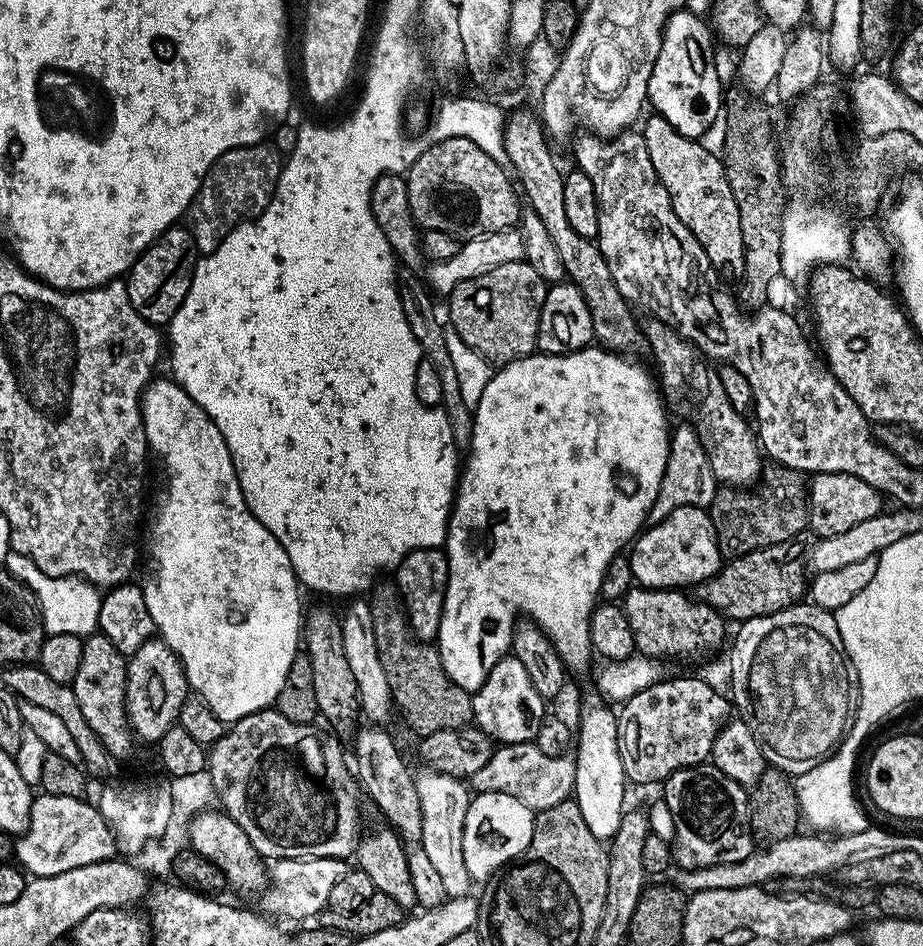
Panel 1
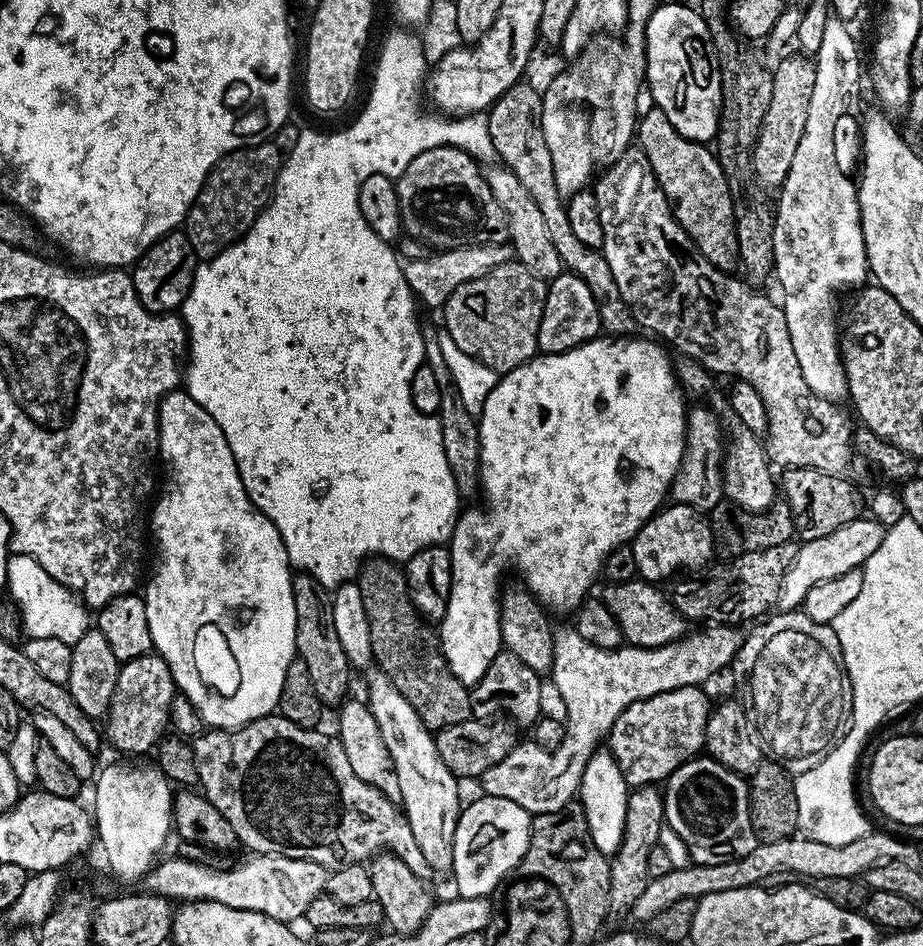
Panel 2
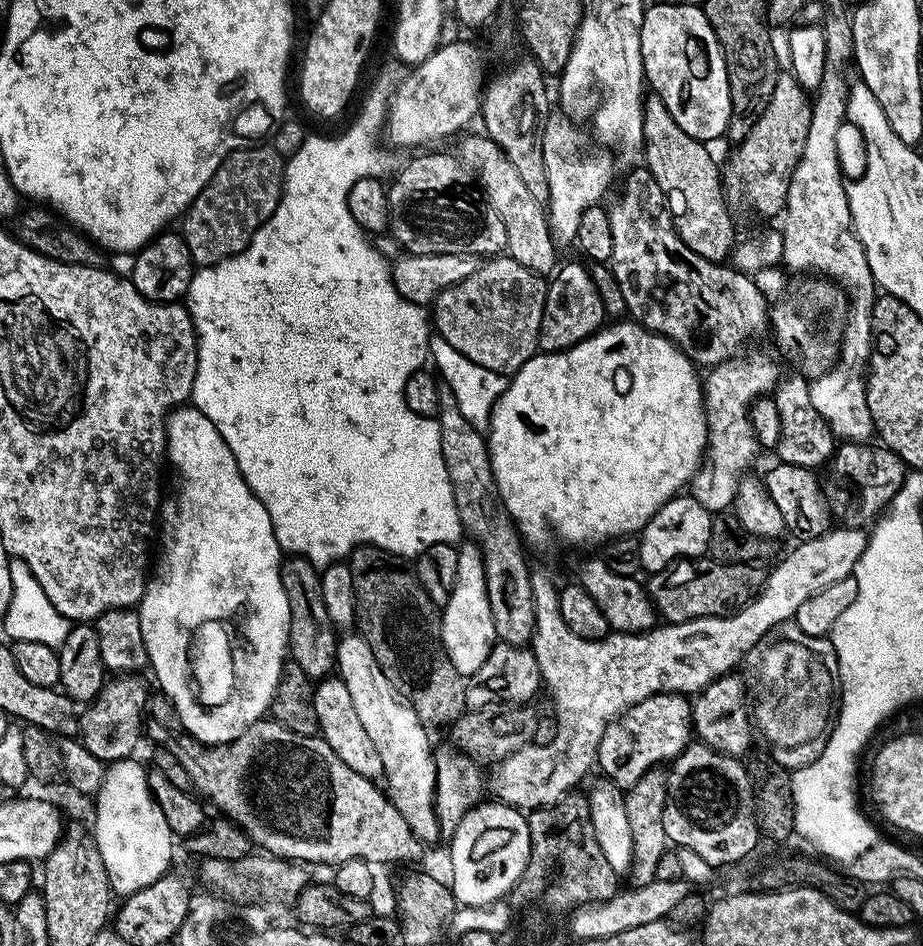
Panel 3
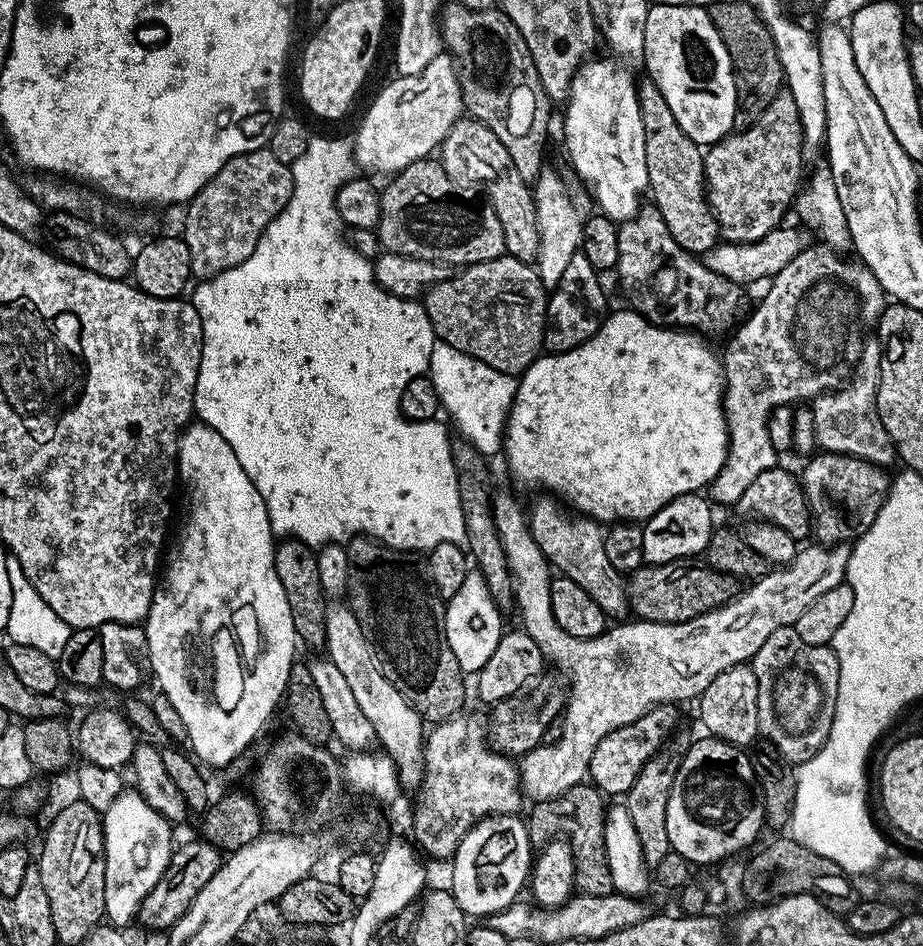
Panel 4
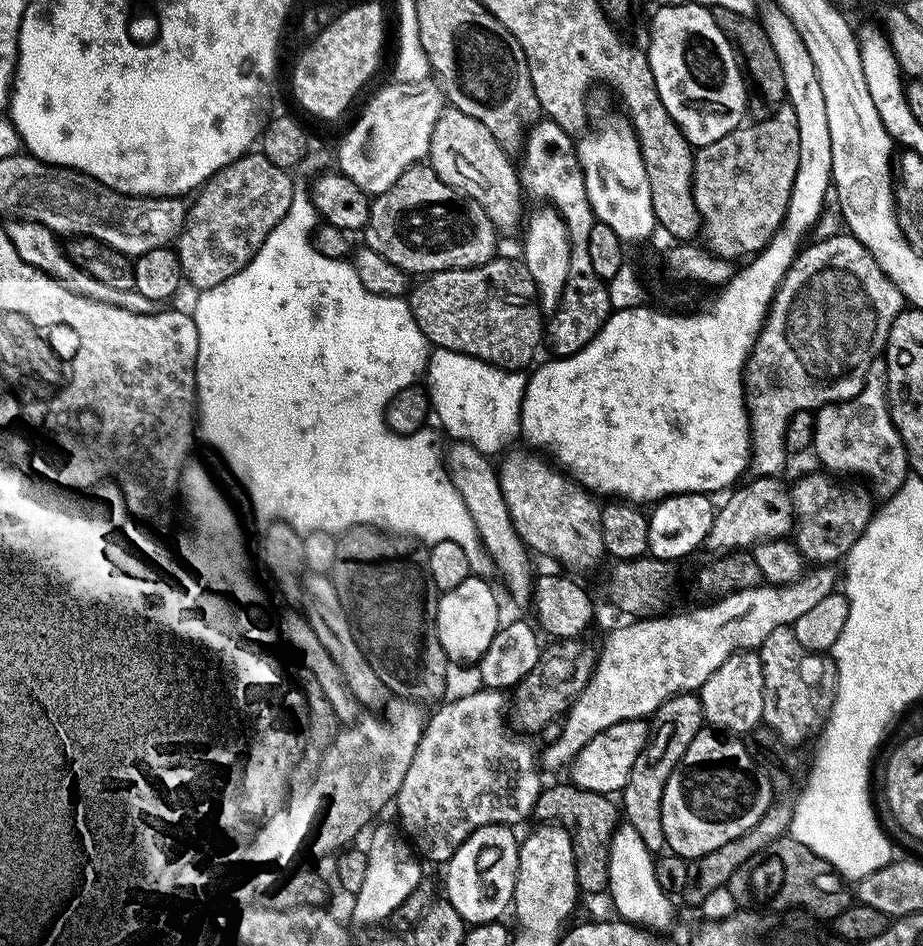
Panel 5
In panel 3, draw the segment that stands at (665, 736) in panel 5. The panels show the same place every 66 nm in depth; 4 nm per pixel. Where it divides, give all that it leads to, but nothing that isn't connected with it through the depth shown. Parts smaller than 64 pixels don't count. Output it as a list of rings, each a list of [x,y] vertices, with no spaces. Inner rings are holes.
[[[657,766],[646,770],[634,786],[624,792],[626,802],[626,819],[630,825],[630,842],[632,843],[632,864],[627,870],[627,882],[633,888],[641,888],[656,879],[658,861],[662,854],[669,851],[670,841],[666,834],[666,798],[668,797],[668,772]]]

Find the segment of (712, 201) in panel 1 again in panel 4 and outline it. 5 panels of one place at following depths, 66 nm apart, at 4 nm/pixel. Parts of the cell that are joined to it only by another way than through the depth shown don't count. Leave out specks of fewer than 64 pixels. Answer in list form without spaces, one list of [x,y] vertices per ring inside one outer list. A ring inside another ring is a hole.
[[[641,79],[638,84],[642,126],[646,130],[648,155],[648,186],[651,203],[662,214],[674,242],[693,254],[703,254],[721,239],[720,227],[704,190],[704,157],[701,145],[694,143],[678,126],[662,90],[652,80]]]

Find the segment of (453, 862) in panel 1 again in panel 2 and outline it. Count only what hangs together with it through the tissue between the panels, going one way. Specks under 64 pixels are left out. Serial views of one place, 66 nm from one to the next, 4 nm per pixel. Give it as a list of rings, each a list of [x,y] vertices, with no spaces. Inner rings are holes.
[[[373,671],[368,680],[368,709],[374,714],[374,722],[378,722],[378,730],[382,732],[382,742],[386,742],[386,750],[390,750],[390,758],[394,762],[394,770],[398,774],[400,787],[399,803],[404,816],[408,819],[411,833],[432,867],[433,873],[451,873],[454,858],[454,830],[458,826],[458,818],[462,811],[458,777],[438,758],[436,741],[433,733],[418,718],[414,706],[398,694],[394,682],[382,671]]]

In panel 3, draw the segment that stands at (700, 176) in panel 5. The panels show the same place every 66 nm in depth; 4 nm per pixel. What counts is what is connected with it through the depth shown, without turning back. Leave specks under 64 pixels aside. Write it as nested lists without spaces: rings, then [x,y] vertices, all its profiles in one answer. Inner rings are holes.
[[[777,75],[766,110],[754,122],[750,134],[735,145],[736,153],[722,164],[724,198],[737,213],[757,212],[760,216],[779,217],[785,211],[790,178],[794,178],[802,150],[806,150],[810,129],[812,105],[804,101],[804,96],[805,89],[797,84],[795,76]]]

